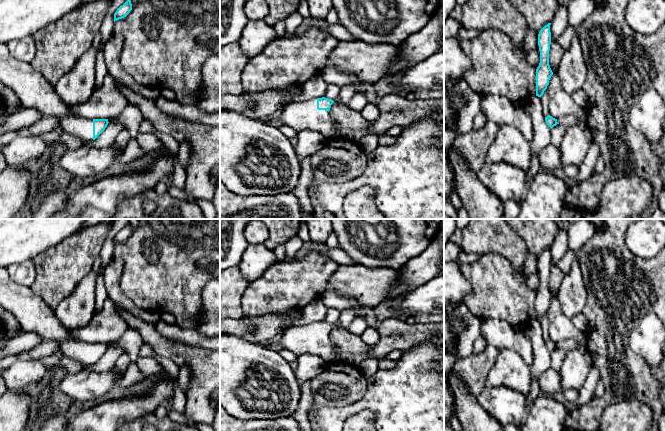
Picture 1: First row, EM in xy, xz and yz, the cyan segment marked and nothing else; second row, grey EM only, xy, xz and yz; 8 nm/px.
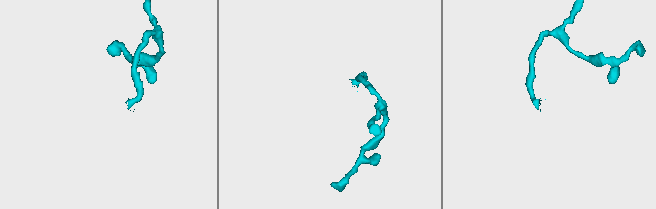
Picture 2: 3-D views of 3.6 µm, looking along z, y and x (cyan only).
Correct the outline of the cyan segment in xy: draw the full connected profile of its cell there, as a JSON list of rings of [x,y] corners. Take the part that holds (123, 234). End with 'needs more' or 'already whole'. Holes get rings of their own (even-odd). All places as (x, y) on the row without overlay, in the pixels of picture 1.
[[[130,222],[123,228],[121,229],[117,235],[114,237],[114,246],[126,241],[130,235],[132,234],[132,228]]]; already whole

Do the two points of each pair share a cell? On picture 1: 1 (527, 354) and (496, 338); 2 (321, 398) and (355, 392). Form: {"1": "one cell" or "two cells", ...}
{"1": "one cell", "2": "one cell"}

